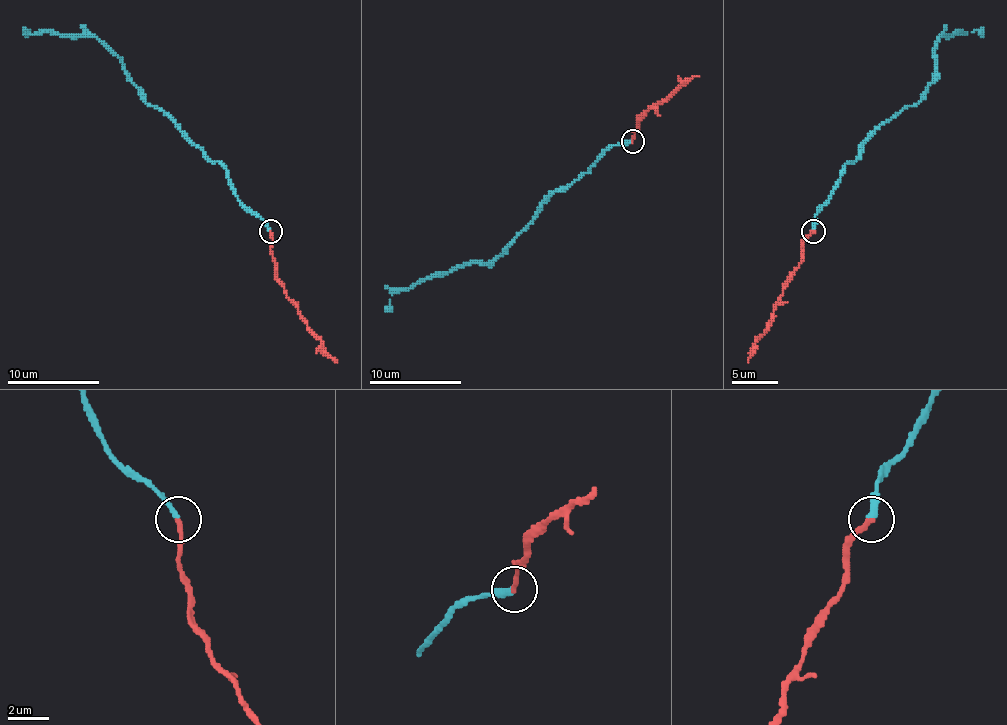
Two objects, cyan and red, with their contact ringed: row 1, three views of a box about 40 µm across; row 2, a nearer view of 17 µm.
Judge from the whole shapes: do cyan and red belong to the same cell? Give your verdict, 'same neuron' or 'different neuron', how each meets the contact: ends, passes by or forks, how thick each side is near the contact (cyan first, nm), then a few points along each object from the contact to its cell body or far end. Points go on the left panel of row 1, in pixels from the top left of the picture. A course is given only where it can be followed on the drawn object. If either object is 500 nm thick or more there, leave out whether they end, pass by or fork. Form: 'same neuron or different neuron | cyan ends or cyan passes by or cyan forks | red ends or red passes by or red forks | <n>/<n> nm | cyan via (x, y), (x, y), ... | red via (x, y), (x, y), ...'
same neuron | cyan ends | red ends | 320/320 nm | cyan via (270, 230), (238, 198), (228, 173), (138, 92), (122, 62), (95, 37), (32, 34), (28, 30), (25, 37) | red via (270, 230), (270, 253), (277, 279), (302, 320), (337, 362)

